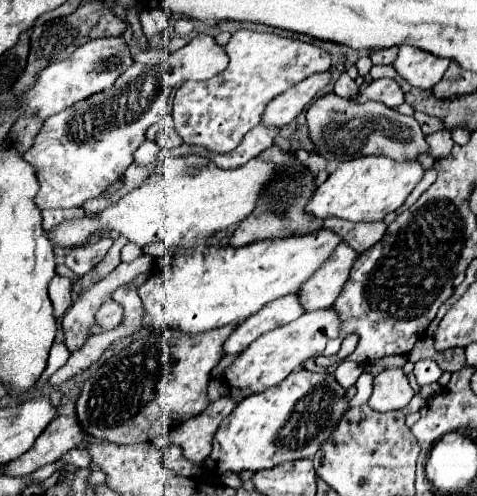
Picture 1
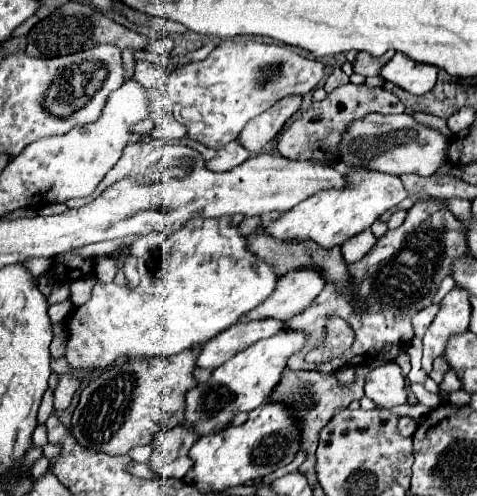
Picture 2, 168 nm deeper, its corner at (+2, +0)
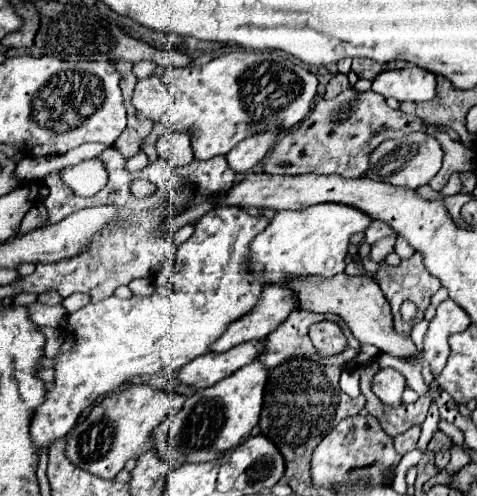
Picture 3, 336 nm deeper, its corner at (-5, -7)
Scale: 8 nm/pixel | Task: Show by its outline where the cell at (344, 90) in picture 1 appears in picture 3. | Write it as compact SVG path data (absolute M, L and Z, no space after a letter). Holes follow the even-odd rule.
M336 74L336 76L328 82L328 86L326 86L326 98L334 98L334 96L338 96L342 90L346 90L346 88L350 88L348 76L346 76L346 74Z

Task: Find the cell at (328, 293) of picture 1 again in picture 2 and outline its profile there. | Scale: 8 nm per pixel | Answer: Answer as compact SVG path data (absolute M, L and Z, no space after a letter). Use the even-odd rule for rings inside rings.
M297 269L277 279L275 291L261 303L257 309L245 313L239 321L255 321L255 319L279 319L289 321L301 309L305 309L317 293L325 287L325 279L317 269Z

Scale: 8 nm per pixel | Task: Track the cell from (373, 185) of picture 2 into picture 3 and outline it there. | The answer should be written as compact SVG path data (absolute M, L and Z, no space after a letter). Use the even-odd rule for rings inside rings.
M314 204L306 210L292 212L282 210L270 220L266 230L258 234L252 244L252 270L262 272L268 284L286 284L288 278L294 276L334 276L344 272L346 254L350 246L350 238L358 232L366 232L366 228L374 220L368 220L358 208L340 206L340 204Z

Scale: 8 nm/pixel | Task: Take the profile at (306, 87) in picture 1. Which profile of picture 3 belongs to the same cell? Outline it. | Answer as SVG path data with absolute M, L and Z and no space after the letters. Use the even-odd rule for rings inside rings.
M272 128L268 132L248 136L232 152L228 152L228 164L234 172L248 172L252 170L258 162L264 160L264 156L270 152L270 148L276 144L282 128Z

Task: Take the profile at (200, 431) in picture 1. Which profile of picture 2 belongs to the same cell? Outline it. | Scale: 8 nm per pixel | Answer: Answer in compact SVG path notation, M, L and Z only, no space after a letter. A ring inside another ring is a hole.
M173 427L161 431L153 439L153 455L149 459L151 469L159 479L181 479L189 469L189 449L197 441L197 435L185 427Z

